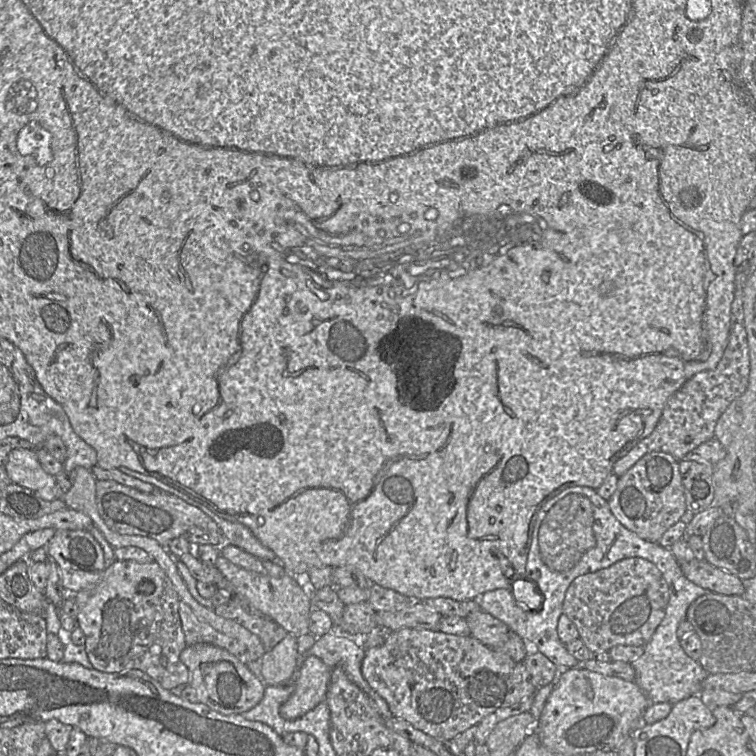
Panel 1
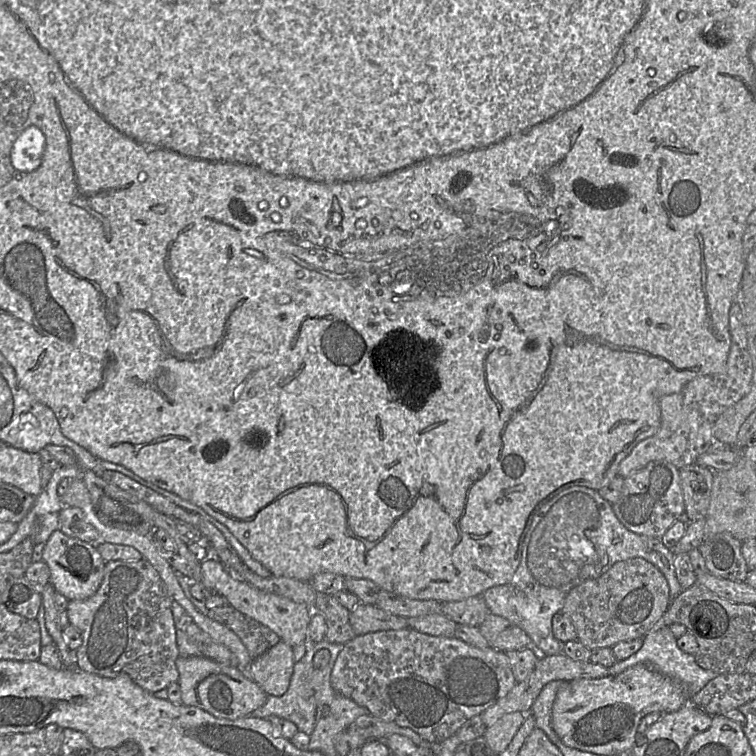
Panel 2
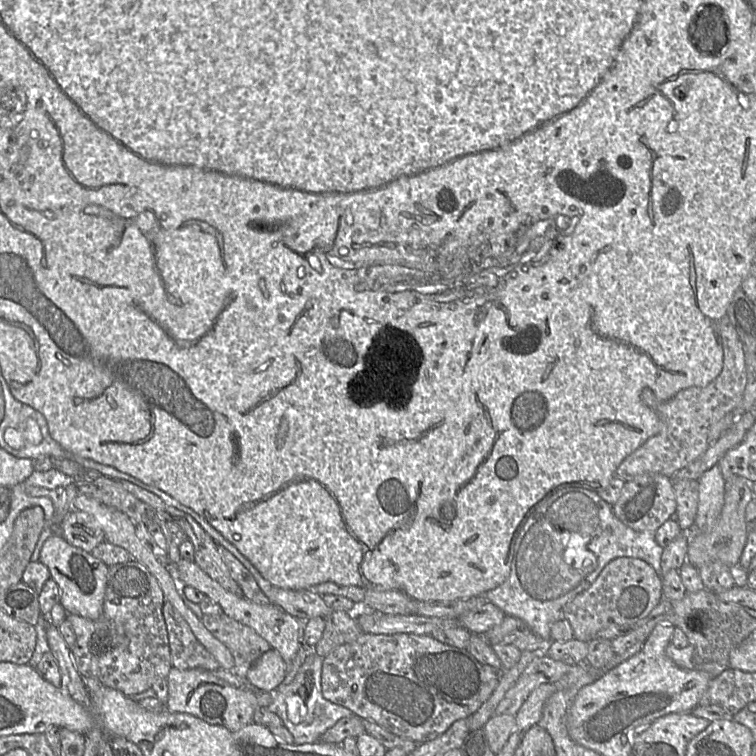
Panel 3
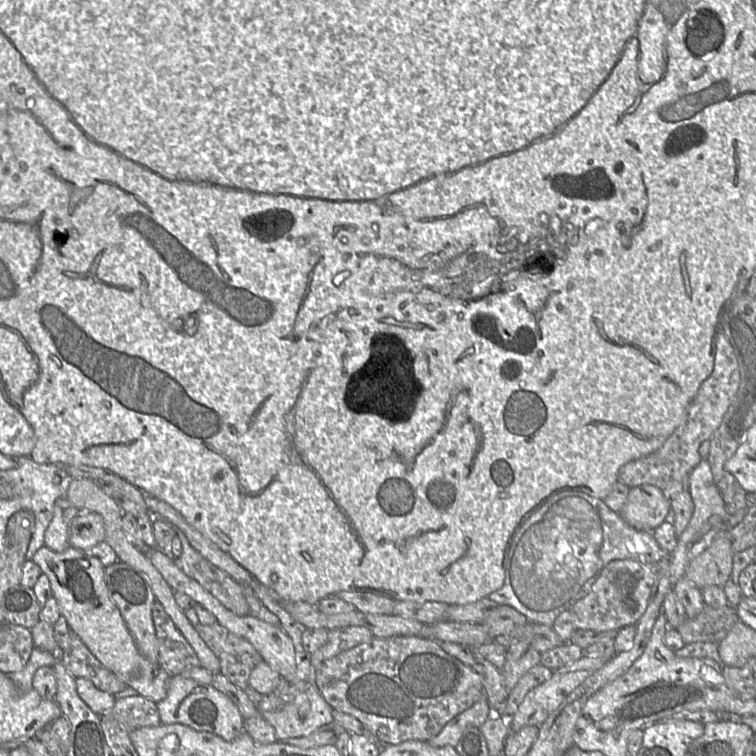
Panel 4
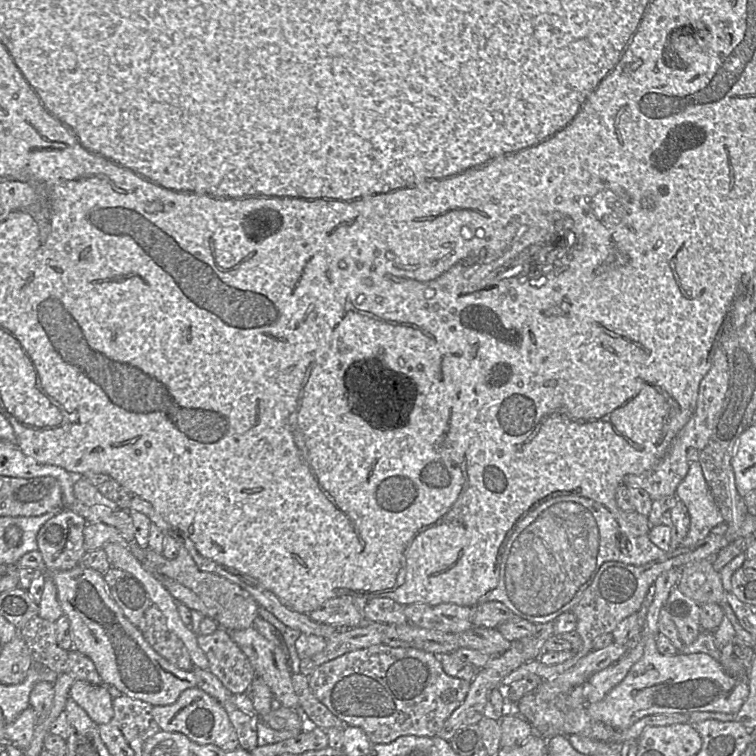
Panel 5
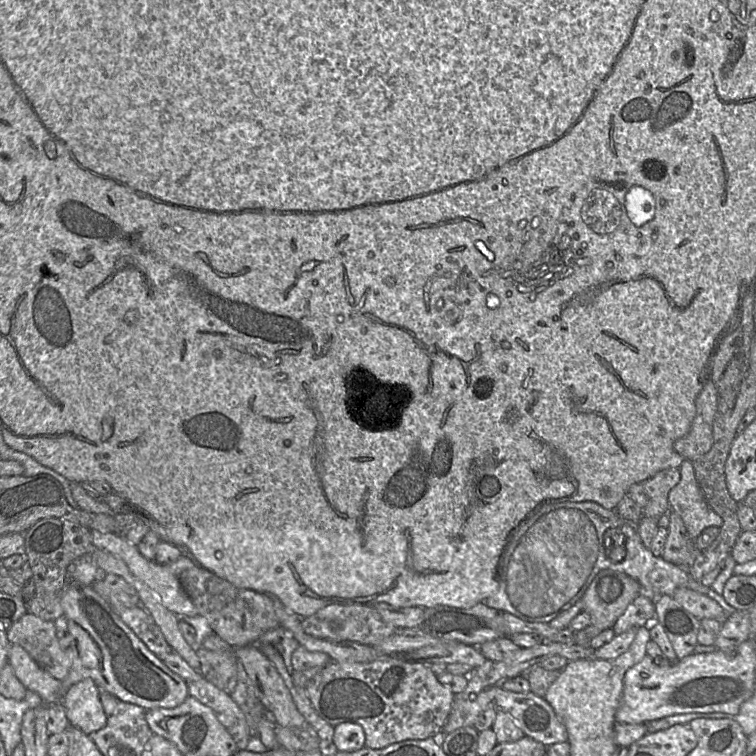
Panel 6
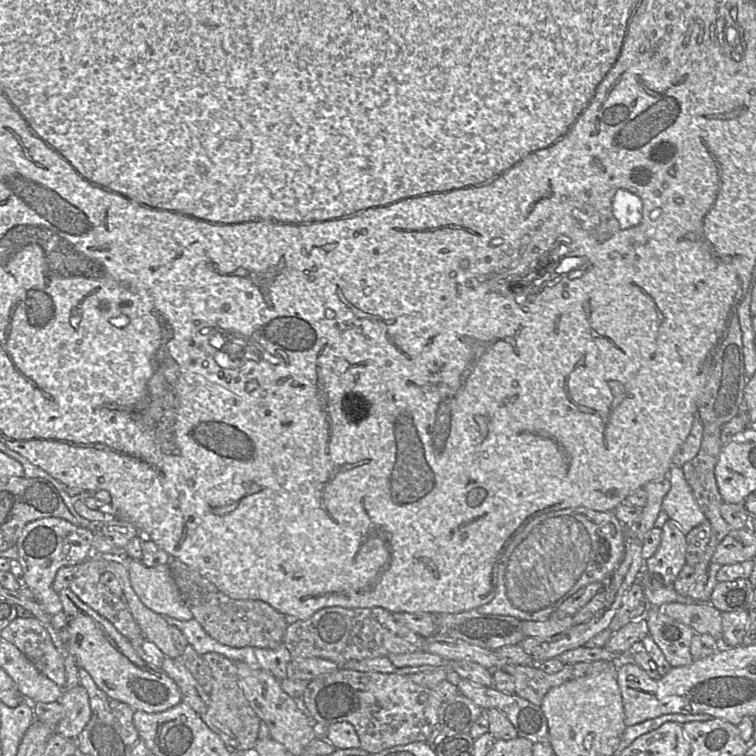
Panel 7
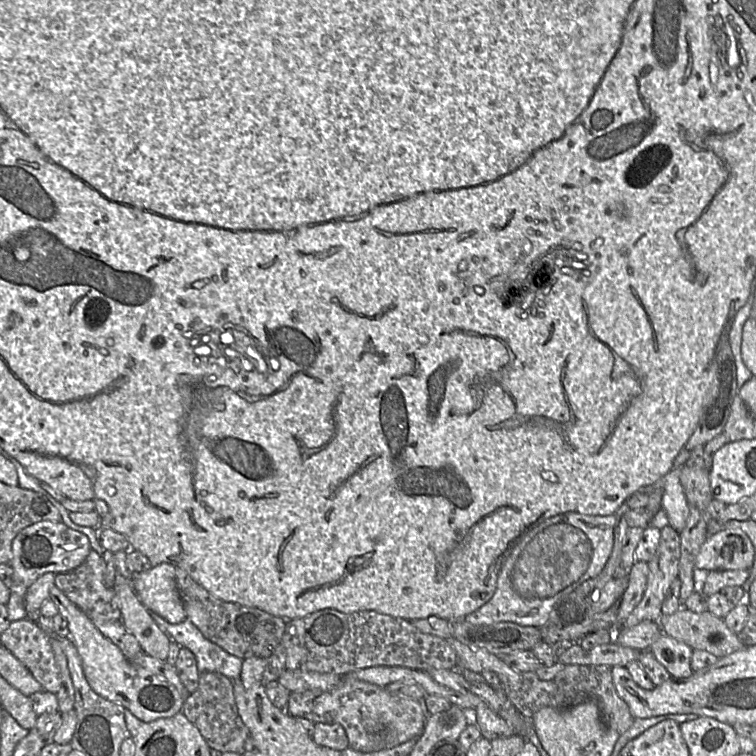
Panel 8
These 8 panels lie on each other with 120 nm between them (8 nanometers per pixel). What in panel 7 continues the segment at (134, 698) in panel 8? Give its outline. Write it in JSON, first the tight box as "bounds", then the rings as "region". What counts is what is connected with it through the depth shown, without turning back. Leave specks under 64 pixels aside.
{"bounds":[58,588,181,713],"region":[[[69,588],[62,589],[58,595],[62,611],[68,619],[68,650],[78,668],[86,670],[102,691],[129,705],[134,711],[147,713],[163,712],[181,702],[181,693],[174,680],[161,668],[141,659],[130,640],[110,621],[83,603]]]}

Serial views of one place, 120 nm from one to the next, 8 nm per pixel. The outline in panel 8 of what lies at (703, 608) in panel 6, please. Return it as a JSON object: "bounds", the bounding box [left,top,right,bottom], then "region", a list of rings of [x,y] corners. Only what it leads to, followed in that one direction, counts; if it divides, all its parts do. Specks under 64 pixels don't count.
{"bounds":[659,606,744,658],"region":[[[683,606],[669,616],[659,619],[661,632],[693,650],[704,650],[717,658],[725,657],[744,646],[737,634],[725,625],[723,619],[709,611],[694,613]]]}

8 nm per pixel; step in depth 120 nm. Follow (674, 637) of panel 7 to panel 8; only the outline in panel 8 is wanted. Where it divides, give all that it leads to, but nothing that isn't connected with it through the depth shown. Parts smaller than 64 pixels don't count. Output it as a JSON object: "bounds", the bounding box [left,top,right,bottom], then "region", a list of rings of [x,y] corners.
{"bounds":[651,634,692,679],"region":[[[661,634],[651,645],[651,653],[674,679],[685,679],[692,675],[690,666],[692,648],[670,636]]]}

